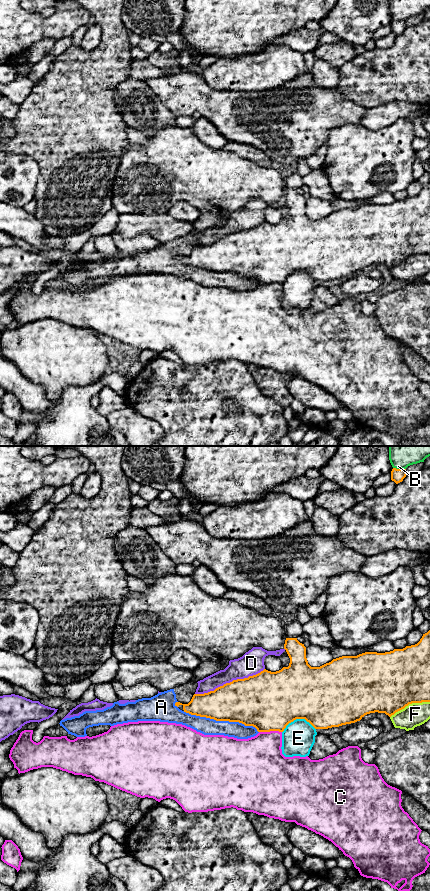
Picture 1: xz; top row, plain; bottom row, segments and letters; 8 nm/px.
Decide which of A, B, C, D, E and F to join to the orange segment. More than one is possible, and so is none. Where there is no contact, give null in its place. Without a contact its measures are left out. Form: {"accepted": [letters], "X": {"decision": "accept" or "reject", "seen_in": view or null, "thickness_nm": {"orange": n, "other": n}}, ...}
{"accepted": [], "A": {"decision": "reject", "seen_in": "xz", "thickness_nm": {"orange": 360, "other": 140}}, "B": {"decision": "reject", "seen_in": "xz", "thickness_nm": {"orange": 110, "other": 300}}, "C": {"decision": "reject", "seen_in": "xz", "thickness_nm": {"orange": 480, "other": 380}}, "D": {"decision": "reject", "seen_in": "xz", "thickness_nm": {"orange": 400, "other": 190}}, "E": {"decision": "reject", "seen_in": "xz", "thickness_nm": {"orange": 460, "other": 260}}, "F": {"decision": "reject", "seen_in": "xz", "thickness_nm": {"orange": 480, "other": 190}}}

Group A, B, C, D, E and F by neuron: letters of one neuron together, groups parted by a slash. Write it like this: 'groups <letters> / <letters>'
groups A / B / C / D / E / F

